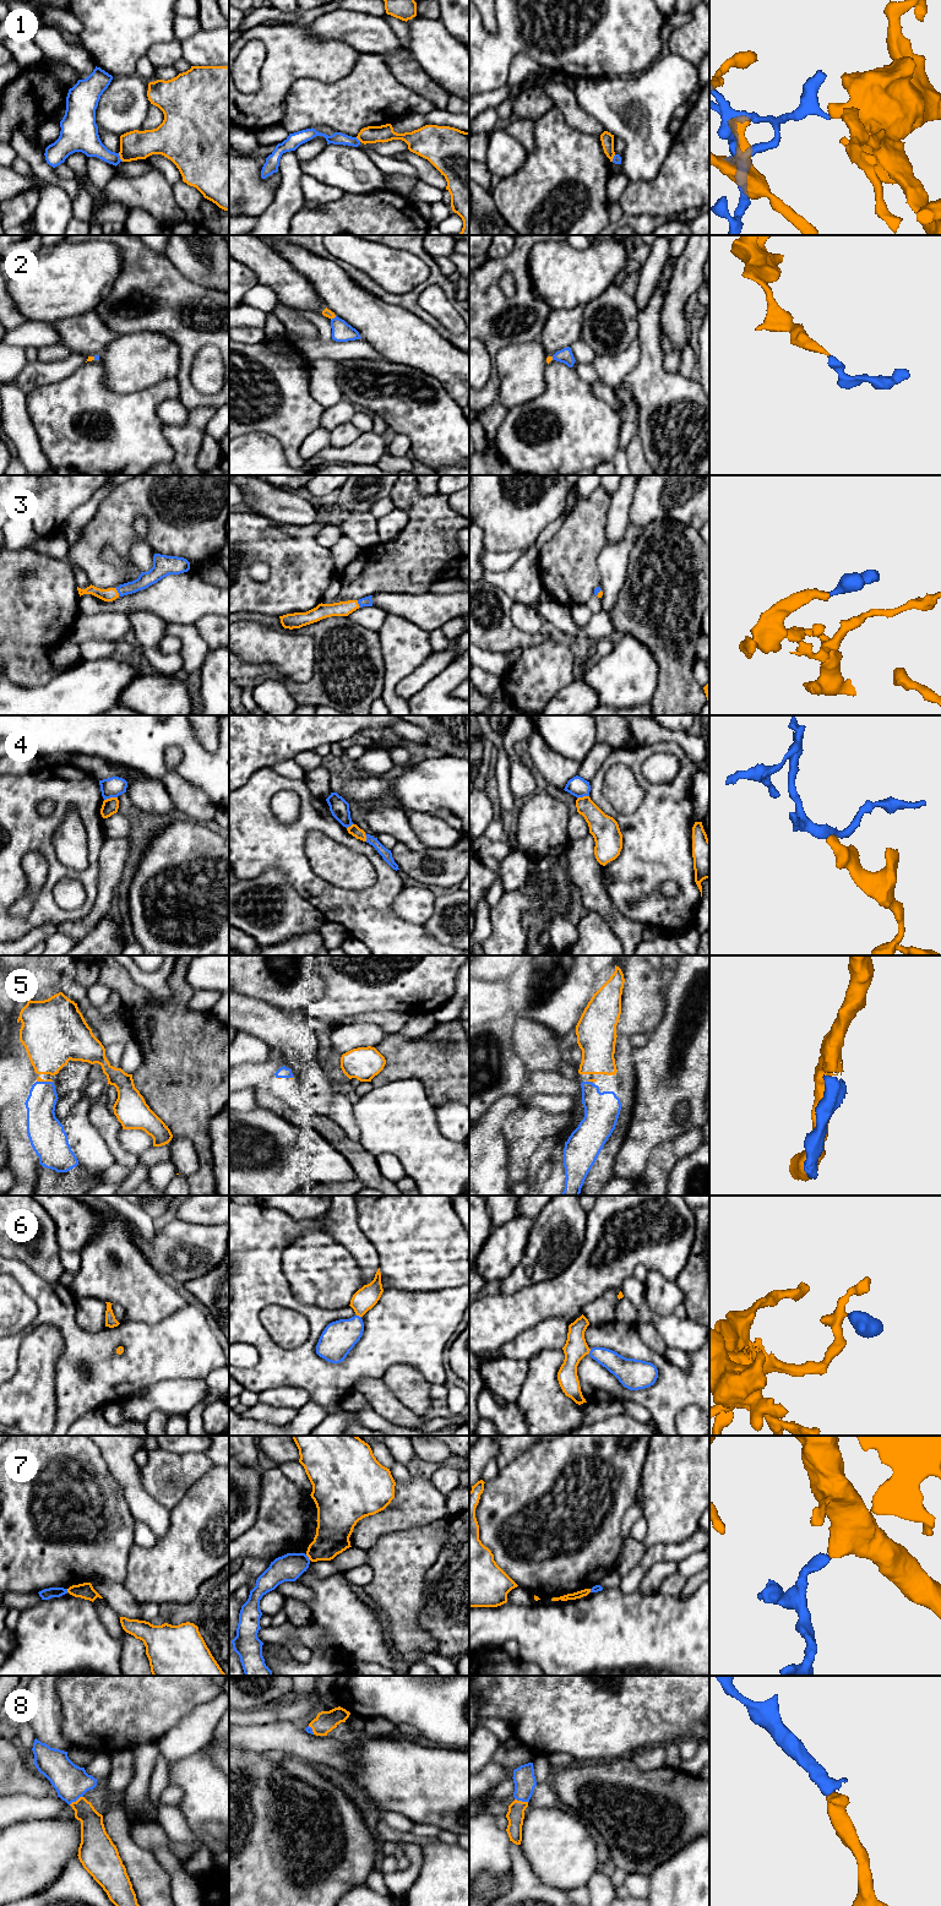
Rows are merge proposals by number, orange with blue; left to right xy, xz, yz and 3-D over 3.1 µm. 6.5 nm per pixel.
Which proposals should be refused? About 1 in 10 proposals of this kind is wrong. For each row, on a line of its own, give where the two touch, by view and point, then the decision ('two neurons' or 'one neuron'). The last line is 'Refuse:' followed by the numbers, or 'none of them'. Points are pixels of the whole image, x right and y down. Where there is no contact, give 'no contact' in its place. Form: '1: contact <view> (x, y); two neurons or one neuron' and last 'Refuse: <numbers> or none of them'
1: contact xy (120, 157); two neurons
2: contact xz (333, 317); one neuron
3: contact xy (117, 592); one neuron
4: contact xy (110, 798); two neurons
5: contact xy (44, 1081); one neuron
6: contact xz (359, 1316); one neuron
7: contact xz (308, 1556); two neurons
8: contact xy (76, 1801); one neuron
Refuse: 1, 4, 7

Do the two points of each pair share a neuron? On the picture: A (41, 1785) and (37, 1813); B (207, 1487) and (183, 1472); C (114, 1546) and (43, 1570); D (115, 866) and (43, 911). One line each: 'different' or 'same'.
A: different
B: different
C: same
D: different

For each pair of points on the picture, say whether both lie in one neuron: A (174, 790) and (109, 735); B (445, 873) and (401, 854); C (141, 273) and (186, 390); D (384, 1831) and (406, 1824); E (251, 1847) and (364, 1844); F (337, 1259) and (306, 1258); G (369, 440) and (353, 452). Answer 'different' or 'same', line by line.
A: different
B: same
C: same
D: different
E: same
F: same
G: same

